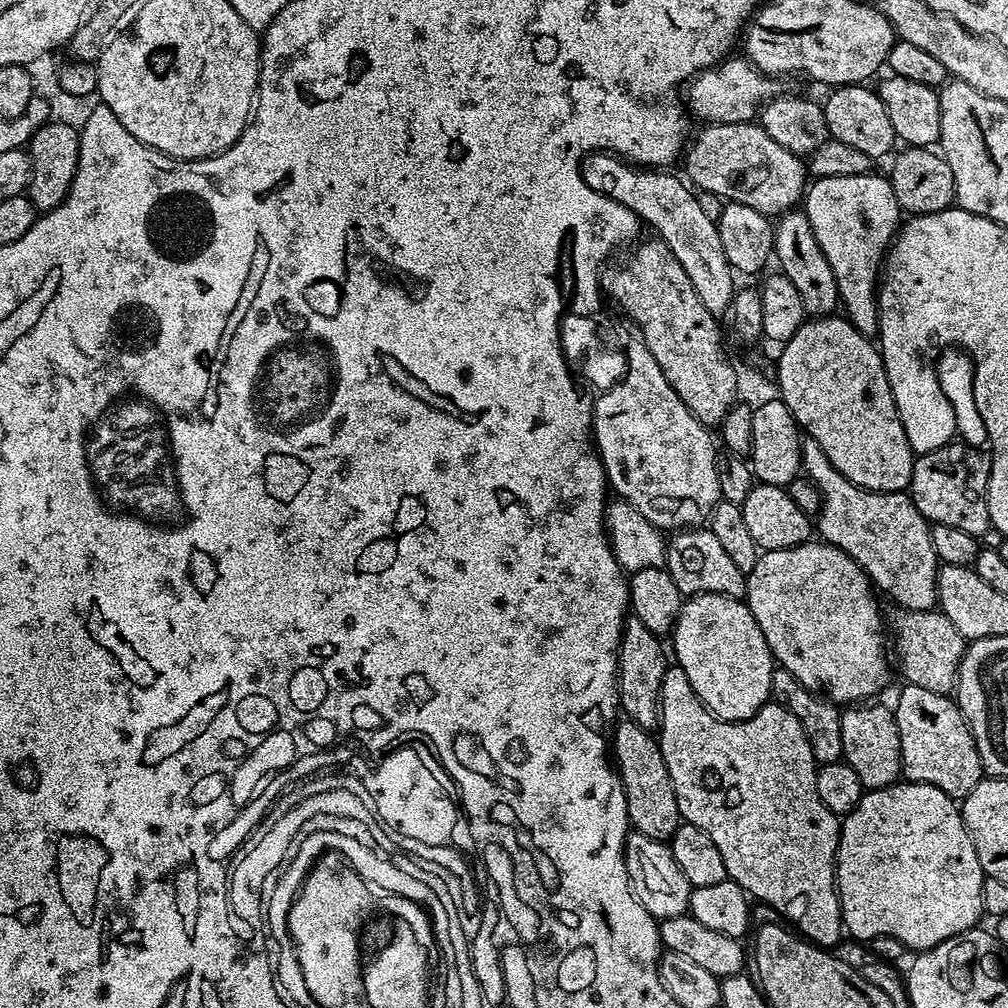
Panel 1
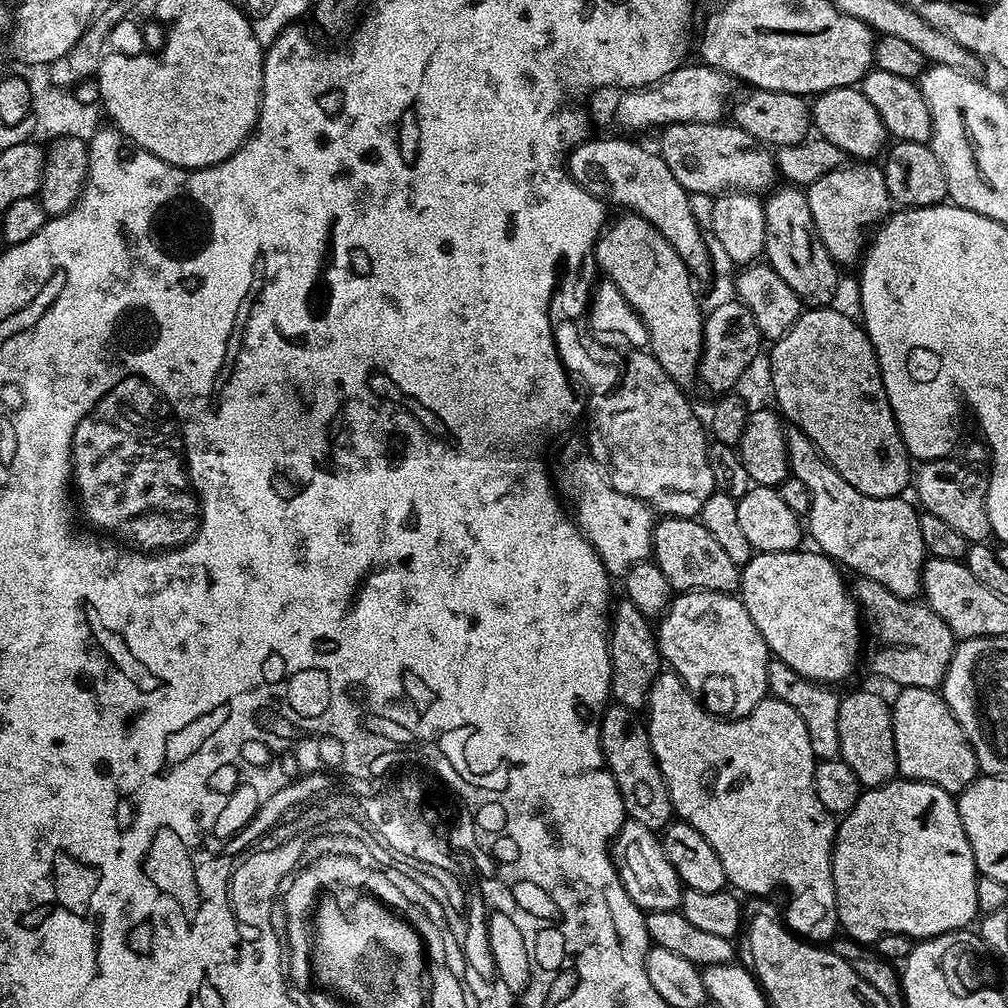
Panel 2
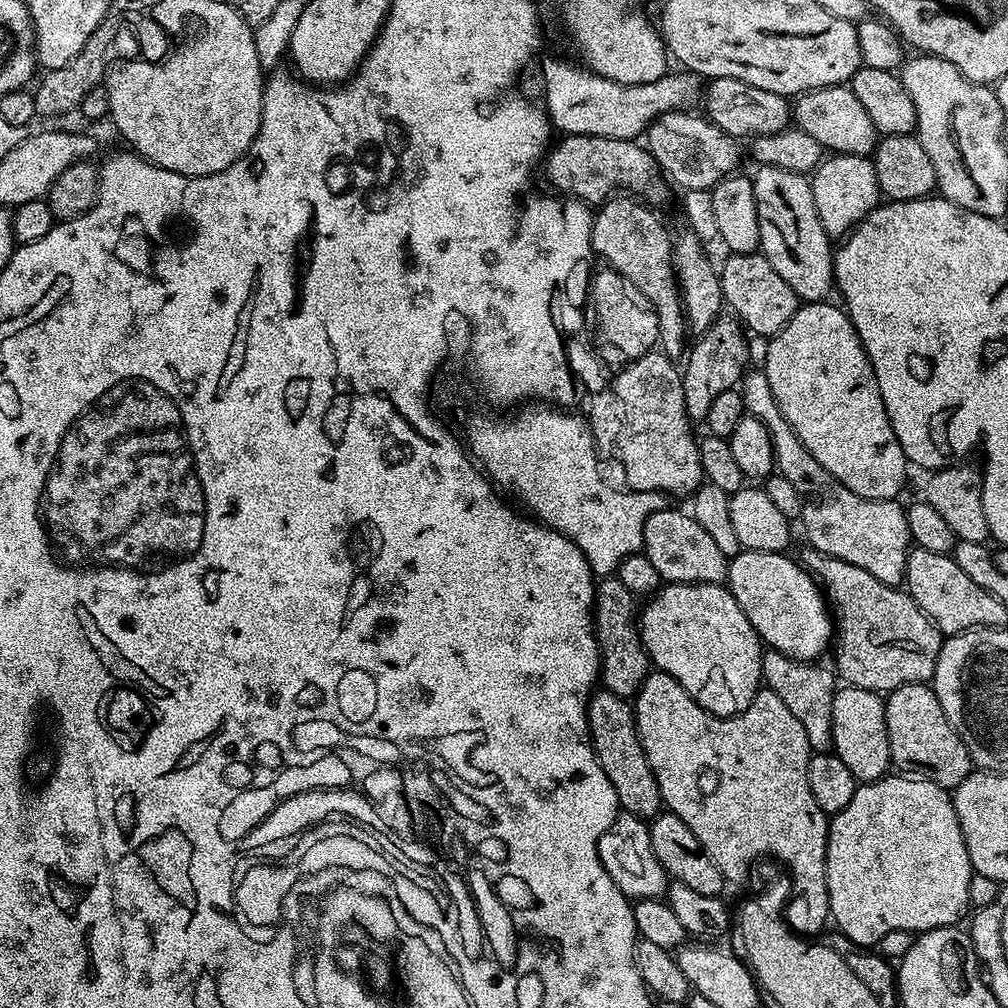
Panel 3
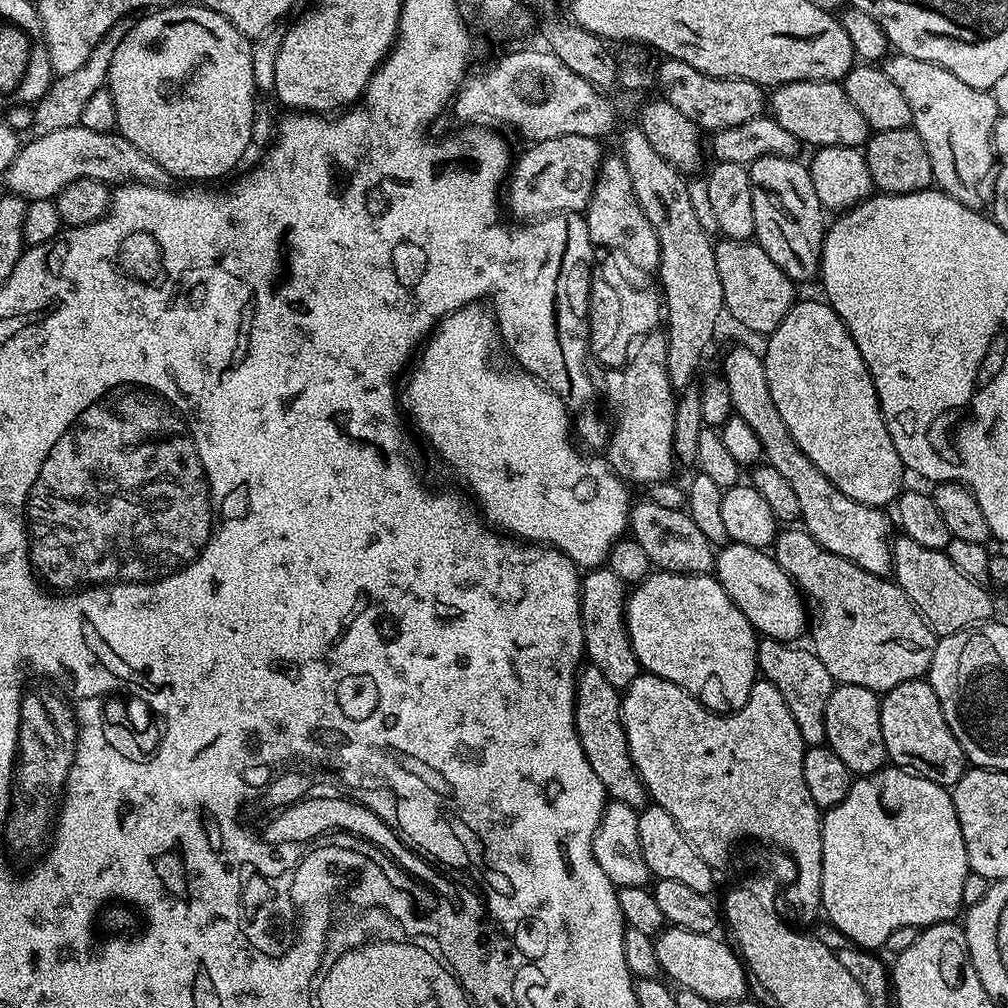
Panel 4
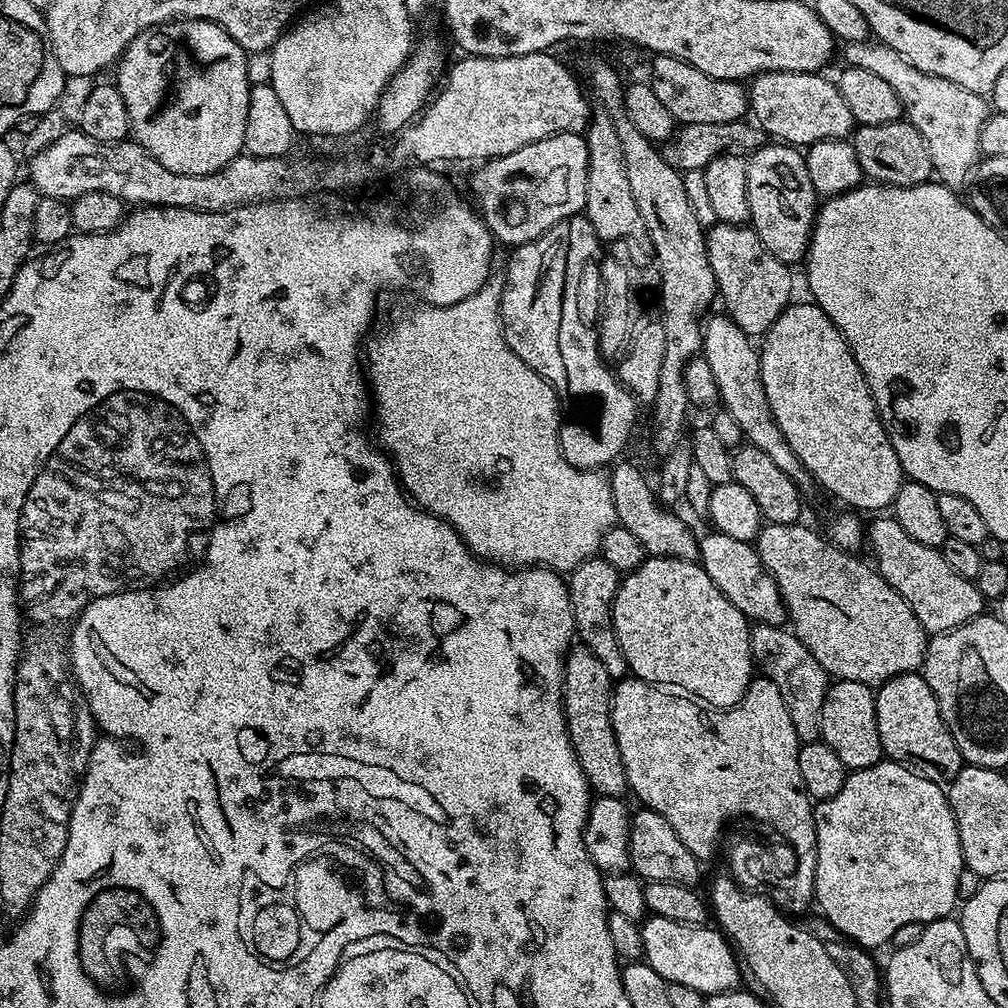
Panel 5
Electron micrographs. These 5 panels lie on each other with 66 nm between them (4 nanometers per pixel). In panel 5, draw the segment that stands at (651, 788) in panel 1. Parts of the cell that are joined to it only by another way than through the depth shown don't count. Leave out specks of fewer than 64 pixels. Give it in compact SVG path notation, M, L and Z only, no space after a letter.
M573 646L568 649L564 657L564 717L572 749L582 766L582 774L586 774L589 789L596 796L623 797L629 787L612 729L613 687L614 681L606 674L602 661L594 658L589 648Z

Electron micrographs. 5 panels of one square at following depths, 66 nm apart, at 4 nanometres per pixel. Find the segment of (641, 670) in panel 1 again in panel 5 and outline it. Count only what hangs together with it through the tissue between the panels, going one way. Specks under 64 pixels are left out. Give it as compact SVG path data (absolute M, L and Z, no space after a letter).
M597 554L573 568L566 580L579 643L589 648L594 658L602 661L602 667L614 682L619 682L629 675L628 663L622 654L622 646L618 646L612 621L612 607L620 589L621 579L621 572L614 570L614 566L610 566L610 562L606 562L603 555Z

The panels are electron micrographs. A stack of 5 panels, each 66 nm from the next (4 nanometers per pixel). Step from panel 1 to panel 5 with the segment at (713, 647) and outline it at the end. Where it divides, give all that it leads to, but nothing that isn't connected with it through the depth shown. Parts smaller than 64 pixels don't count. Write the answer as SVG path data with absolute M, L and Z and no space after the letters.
M648 556L635 570L627 573L621 579L620 589L614 598L614 606L612 607L612 621L614 622L614 634L618 638L618 646L622 646L622 654L628 663L629 673L635 679L645 680L647 684L671 686L673 689L703 702L713 710L723 710L734 707L744 697L748 684L754 678L749 619L742 614L742 610L738 610L738 606L734 606L734 602L730 602L730 598L726 598L726 594L722 594L722 590L718 590L718 586L714 586L714 582L710 582L710 574L706 574L706 570L695 560Z

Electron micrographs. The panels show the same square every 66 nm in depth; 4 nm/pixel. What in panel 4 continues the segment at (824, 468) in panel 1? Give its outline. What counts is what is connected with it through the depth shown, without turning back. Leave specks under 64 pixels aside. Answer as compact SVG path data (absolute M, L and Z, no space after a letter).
M748 348L730 349L724 356L722 375L726 386L730 386L733 413L740 416L742 422L746 422L750 430L754 430L754 434L758 434L758 442L762 442L764 451L763 459L774 470L778 470L778 474L782 474L782 478L786 478L786 482L790 482L790 487L794 489L800 507L800 520L807 532L830 554L838 554L838 558L846 558L854 562L854 566L862 566L862 570L870 574L887 577L892 570L892 540L890 535L888 536L889 513L887 516L884 513L887 511L883 507L854 502L854 498L846 498L846 494L842 494L842 490L838 490L838 486L834 486L834 482L830 482L830 478L826 478L826 474L822 474L822 470L818 470L818 466L814 466L814 462L810 462L806 454L802 454L798 442L794 442L790 430L786 430L786 422L782 422L782 414L778 414L778 406L774 406L774 398L770 398L770 386L766 386L764 362L757 353L755 356Z

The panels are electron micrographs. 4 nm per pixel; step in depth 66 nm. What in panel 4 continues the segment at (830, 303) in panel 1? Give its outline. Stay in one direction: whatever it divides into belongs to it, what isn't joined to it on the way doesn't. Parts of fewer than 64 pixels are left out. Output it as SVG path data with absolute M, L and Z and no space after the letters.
M767 156L758 158L748 168L750 186L750 198L754 201L754 237L755 243L770 254L770 259L778 270L782 270L794 282L808 280L817 275L820 270L820 251L824 245L826 231L826 210L818 202L818 193L814 191L814 182L810 182L808 164L796 158L782 158L781 156Z

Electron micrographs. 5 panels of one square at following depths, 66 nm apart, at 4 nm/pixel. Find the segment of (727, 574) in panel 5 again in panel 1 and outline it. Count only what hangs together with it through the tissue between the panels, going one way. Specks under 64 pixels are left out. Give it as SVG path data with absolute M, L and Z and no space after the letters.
M809 542L793 548L761 551L754 570L747 573L747 577L746 603L779 667L794 674L802 686L823 694L837 706L856 706L879 697L876 695L888 684L880 604L876 601L877 593L872 581L860 569L858 562L854 562L854 558L832 544Z

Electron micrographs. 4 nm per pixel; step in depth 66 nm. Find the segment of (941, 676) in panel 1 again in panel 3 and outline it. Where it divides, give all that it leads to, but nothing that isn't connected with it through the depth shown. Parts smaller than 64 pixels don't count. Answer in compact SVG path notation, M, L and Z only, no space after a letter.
M808 550L802 557L802 563L822 585L838 617L838 623L834 628L834 671L845 685L887 694L895 688L901 688L903 684L928 684L931 681L938 666L942 633L932 625L928 615L913 602L907 591L878 582L874 574L866 574L866 570L861 570L859 566L850 566L850 562L842 562L833 556L824 556L815 550Z

